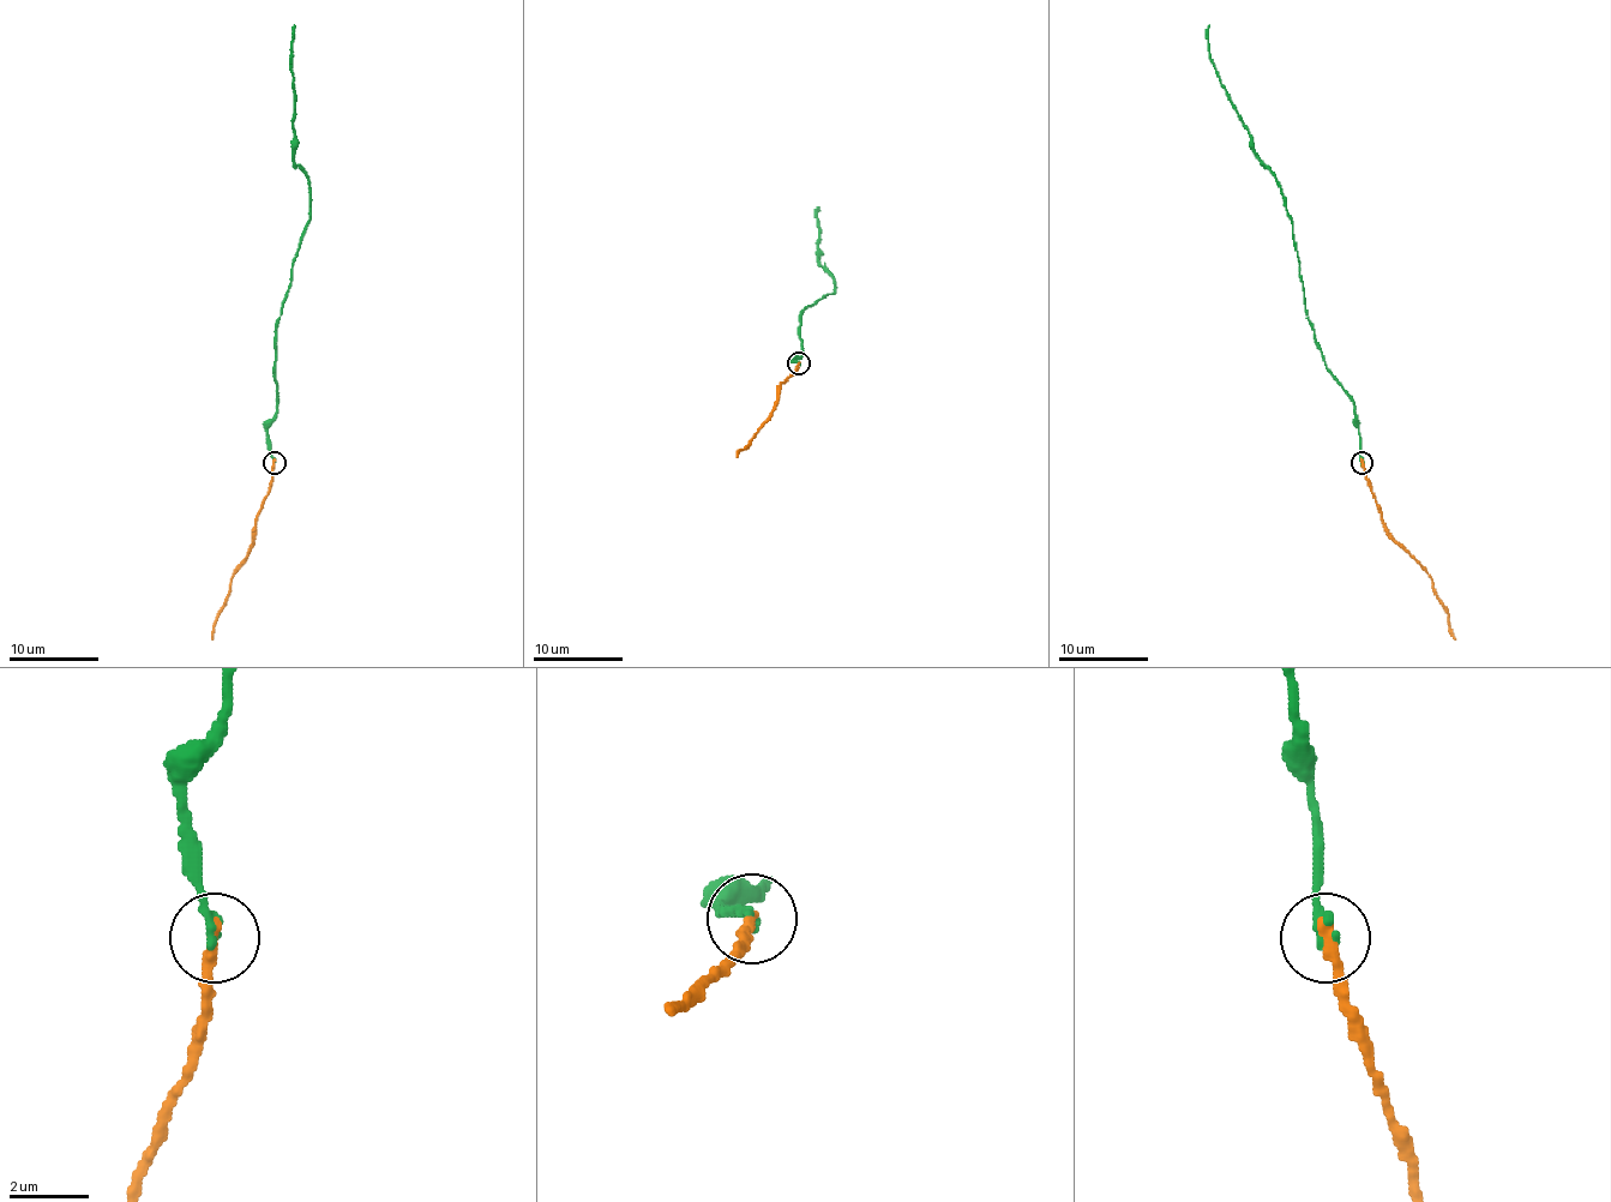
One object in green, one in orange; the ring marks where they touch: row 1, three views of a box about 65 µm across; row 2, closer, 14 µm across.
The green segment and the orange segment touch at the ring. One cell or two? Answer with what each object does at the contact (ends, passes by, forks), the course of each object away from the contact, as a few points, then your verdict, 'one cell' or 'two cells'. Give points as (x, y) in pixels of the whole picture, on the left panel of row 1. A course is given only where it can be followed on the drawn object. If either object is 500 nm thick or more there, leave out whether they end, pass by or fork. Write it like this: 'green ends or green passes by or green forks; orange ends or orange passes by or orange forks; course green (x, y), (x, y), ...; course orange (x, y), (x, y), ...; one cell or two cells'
green ends; orange ends; course green (275, 462), (268, 422), (277, 410), (275, 340), (293, 262), (310, 217), (308, 174), (294, 157), (294, 25); course orange (275, 462), (247, 558), (230, 578), (230, 594), (216, 618), (212, 638); one cell

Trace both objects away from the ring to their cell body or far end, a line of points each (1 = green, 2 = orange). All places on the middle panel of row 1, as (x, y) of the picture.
1: (799, 361), (793, 359), (801, 355), (799, 317), (806, 306), (835, 290), (833, 277), (819, 259), (819, 210)
2: (799, 364), (781, 386), (773, 415), (737, 457)

